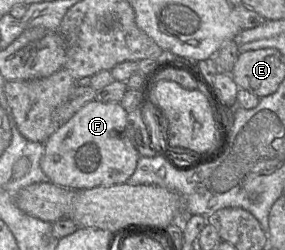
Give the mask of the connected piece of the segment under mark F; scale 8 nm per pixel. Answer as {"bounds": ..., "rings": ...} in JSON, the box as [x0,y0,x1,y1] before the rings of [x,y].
{"bounds":[40,101,140,190],"rings":[[[89,101],[44,142],[40,166],[48,181],[73,190],[123,184],[135,172],[140,154],[127,136],[128,112],[120,102]]]}

